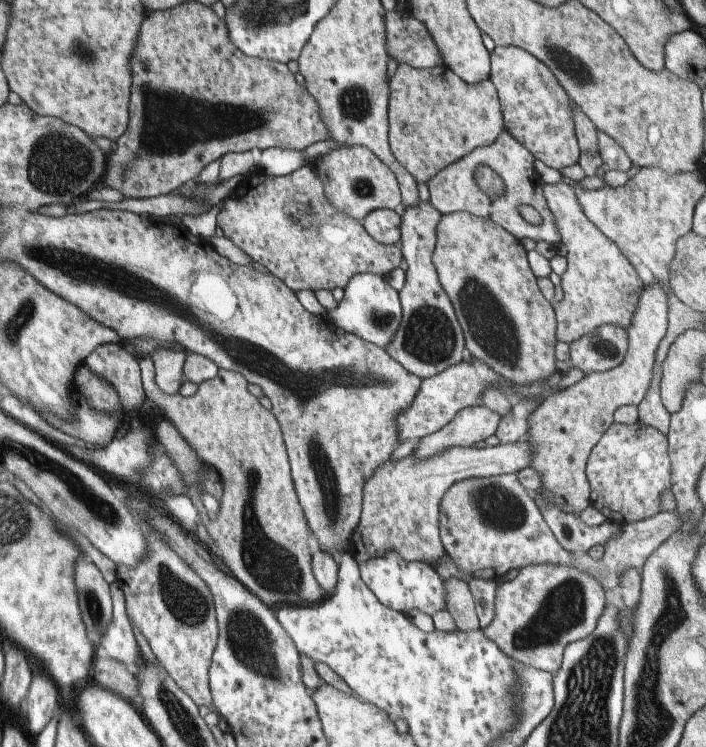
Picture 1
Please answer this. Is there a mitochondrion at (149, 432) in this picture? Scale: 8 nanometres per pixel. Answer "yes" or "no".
no

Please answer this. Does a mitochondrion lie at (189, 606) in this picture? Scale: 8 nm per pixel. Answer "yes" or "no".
yes

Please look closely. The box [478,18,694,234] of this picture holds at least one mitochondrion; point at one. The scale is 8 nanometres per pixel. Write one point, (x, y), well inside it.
(577, 71)

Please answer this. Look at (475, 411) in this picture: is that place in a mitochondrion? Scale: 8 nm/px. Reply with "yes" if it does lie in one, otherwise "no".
no

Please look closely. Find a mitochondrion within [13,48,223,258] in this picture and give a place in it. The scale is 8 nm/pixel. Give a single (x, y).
(59, 164)

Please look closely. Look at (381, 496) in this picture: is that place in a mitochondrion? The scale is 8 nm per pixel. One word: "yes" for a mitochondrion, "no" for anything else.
no

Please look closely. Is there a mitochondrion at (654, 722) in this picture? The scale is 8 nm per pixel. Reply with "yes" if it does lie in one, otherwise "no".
yes

